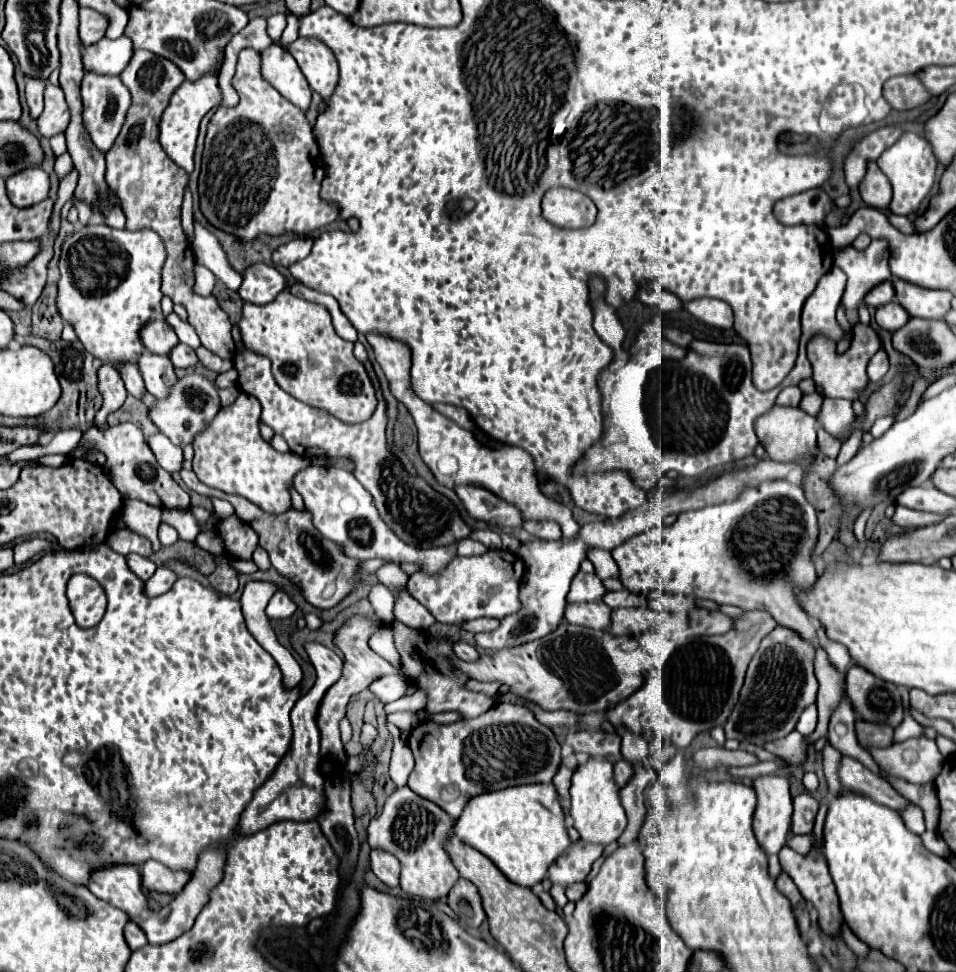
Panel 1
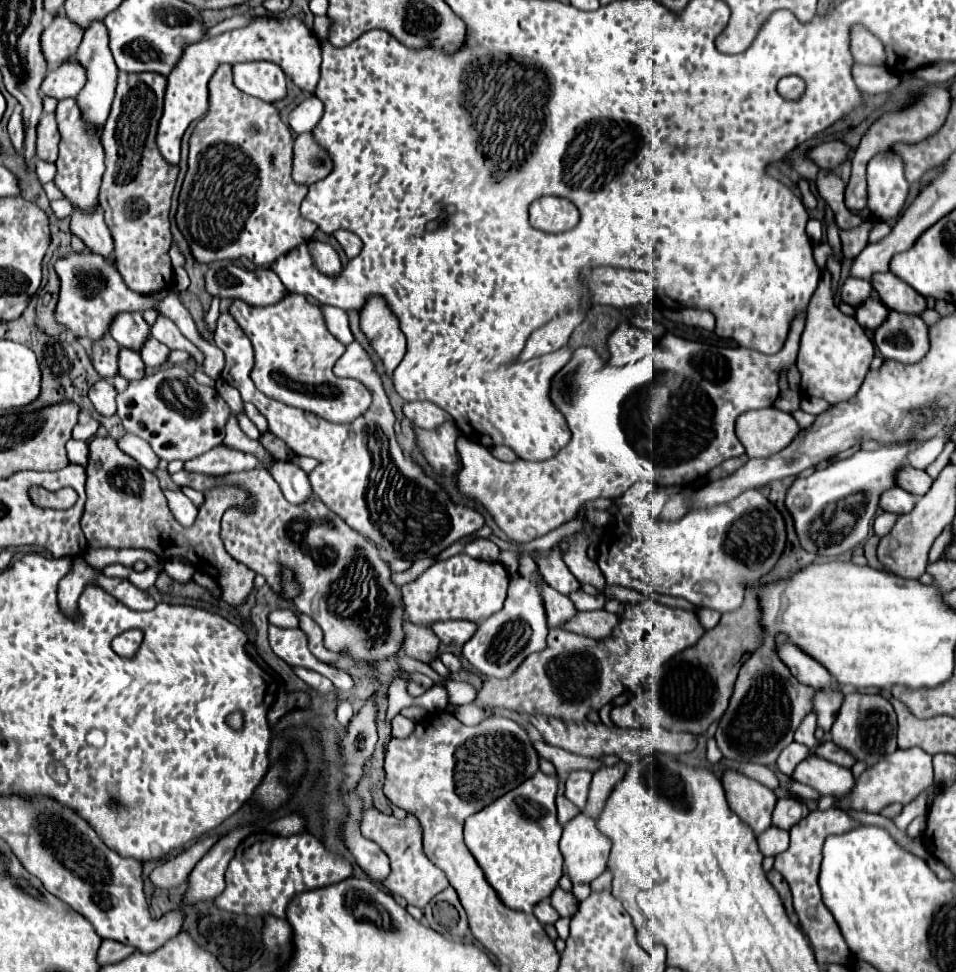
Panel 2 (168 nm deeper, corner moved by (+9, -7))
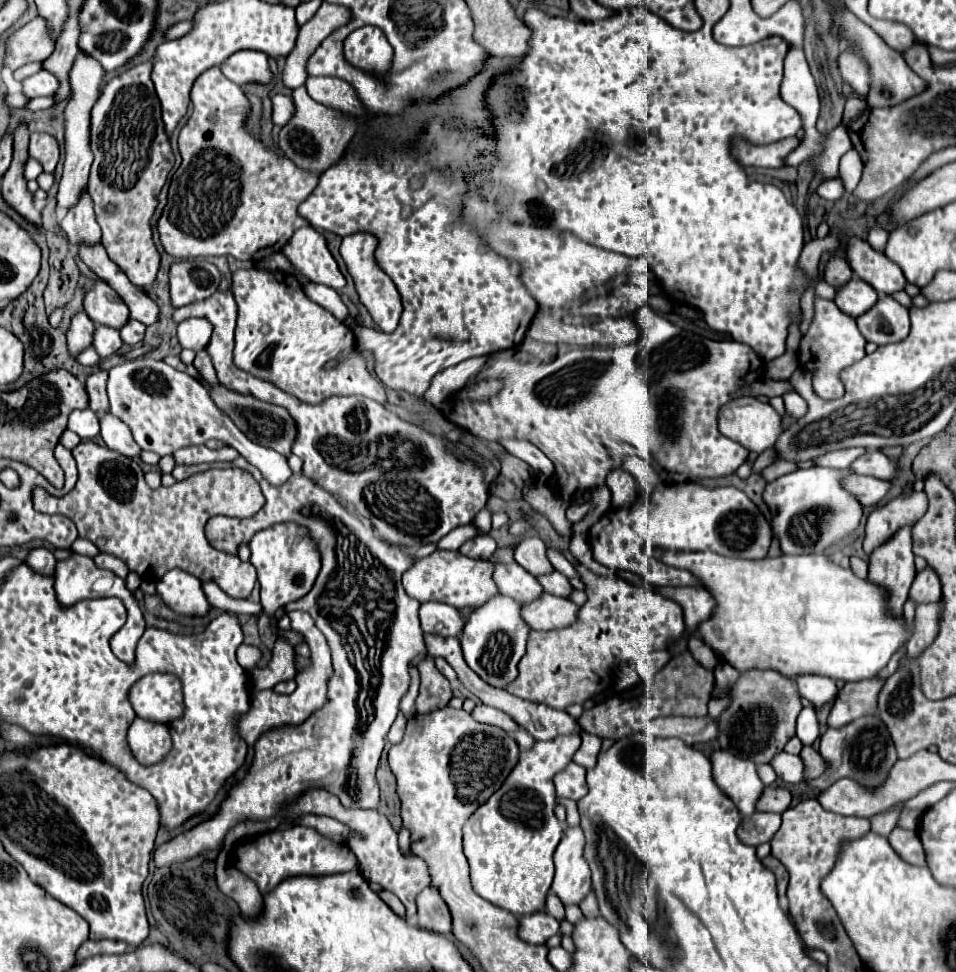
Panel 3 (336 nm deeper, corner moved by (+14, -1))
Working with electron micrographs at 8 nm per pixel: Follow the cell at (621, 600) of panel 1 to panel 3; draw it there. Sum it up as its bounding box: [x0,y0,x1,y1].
[538,571,574,599]

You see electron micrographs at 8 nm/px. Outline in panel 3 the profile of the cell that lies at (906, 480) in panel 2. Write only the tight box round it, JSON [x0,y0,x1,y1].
[850,451,900,481]

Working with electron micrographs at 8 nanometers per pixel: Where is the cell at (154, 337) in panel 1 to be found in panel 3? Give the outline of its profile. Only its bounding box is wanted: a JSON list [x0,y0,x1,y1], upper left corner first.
[84,283,130,329]

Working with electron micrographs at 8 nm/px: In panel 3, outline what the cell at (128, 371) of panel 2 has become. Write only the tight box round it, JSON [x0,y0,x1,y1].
[94,325,124,357]

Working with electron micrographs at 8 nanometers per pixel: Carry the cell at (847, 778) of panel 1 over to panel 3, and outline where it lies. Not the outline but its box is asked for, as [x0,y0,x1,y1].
[770,753,806,783]

